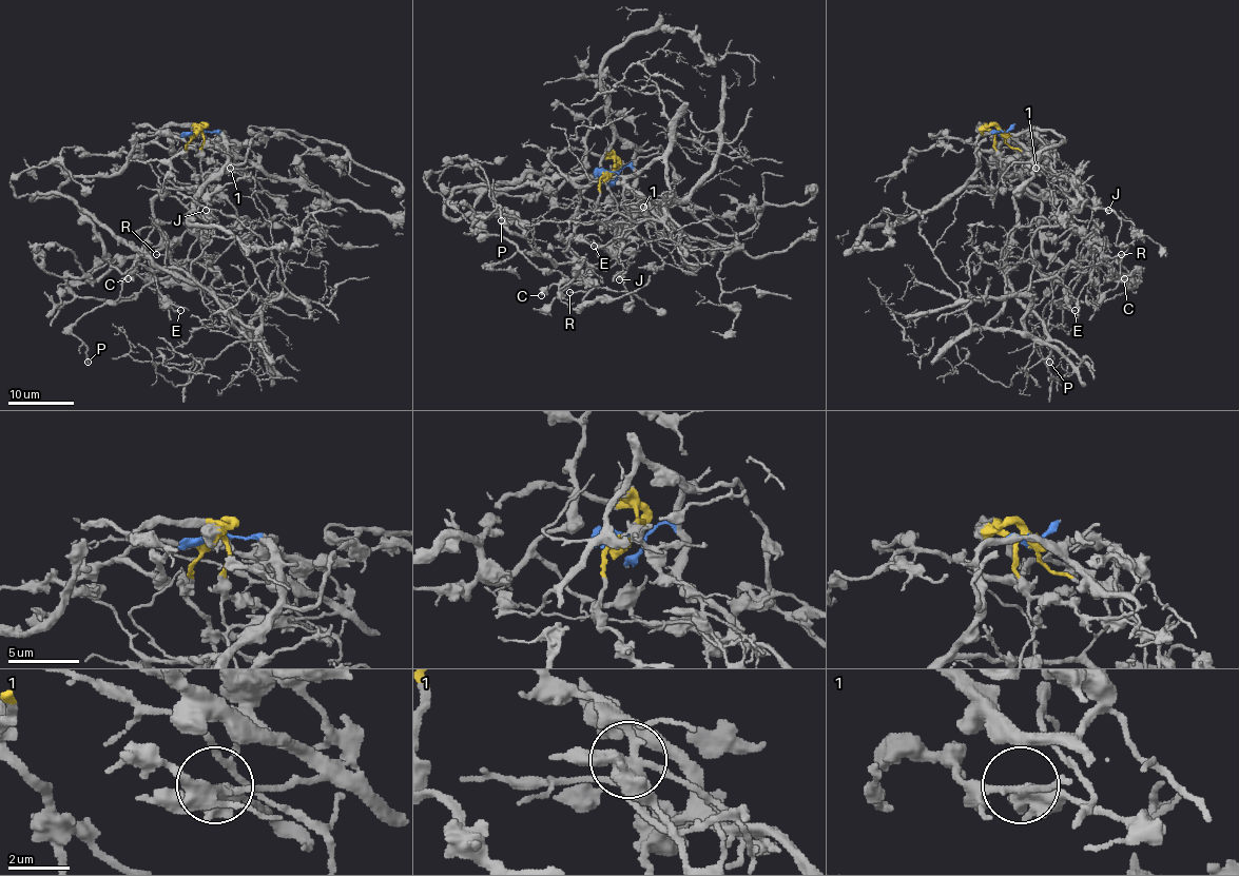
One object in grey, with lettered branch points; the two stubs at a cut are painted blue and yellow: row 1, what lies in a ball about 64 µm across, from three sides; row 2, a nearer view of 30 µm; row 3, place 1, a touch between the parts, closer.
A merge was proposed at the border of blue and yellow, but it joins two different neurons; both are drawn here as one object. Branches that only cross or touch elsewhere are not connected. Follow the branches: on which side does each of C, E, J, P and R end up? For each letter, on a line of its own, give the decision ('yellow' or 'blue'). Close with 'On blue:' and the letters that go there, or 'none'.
C: yellow
E: blue
J: blue
P: yellow
R: blue
On blue: E, J, R

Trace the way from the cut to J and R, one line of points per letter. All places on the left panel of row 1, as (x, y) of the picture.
J: (194, 133), (216, 132), (227, 162), (204, 185), (163, 194), (160, 188), (184, 182), (216, 191), (205, 211)
R: (194, 133), (216, 132), (227, 162), (204, 185), (152, 200), (154, 226), (180, 261), (156, 254)

